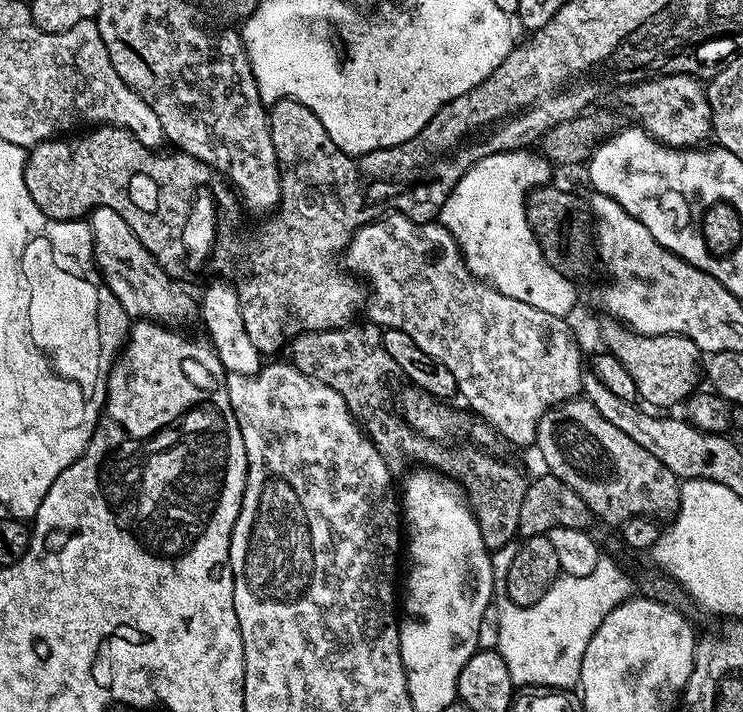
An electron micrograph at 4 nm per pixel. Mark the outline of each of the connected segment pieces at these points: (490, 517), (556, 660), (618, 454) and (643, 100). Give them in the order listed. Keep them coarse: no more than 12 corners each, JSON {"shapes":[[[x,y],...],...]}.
{"shapes":[[[378,324],[291,337],[290,363],[342,394],[392,473],[455,480],[484,545],[513,543],[529,477],[445,446],[380,401]],[[601,555],[523,608],[500,594],[513,685],[571,689],[632,580]],[[589,400],[536,427],[593,517],[671,521],[681,481]],[[682,74],[615,89],[615,107],[672,148],[713,135],[705,85]]]}

